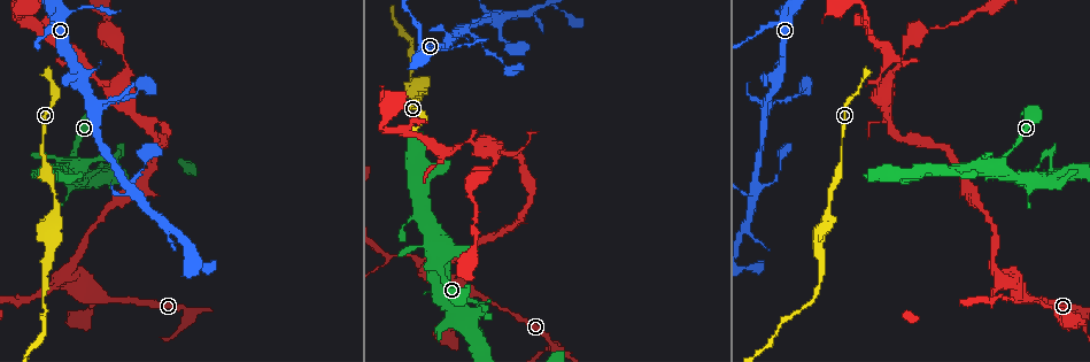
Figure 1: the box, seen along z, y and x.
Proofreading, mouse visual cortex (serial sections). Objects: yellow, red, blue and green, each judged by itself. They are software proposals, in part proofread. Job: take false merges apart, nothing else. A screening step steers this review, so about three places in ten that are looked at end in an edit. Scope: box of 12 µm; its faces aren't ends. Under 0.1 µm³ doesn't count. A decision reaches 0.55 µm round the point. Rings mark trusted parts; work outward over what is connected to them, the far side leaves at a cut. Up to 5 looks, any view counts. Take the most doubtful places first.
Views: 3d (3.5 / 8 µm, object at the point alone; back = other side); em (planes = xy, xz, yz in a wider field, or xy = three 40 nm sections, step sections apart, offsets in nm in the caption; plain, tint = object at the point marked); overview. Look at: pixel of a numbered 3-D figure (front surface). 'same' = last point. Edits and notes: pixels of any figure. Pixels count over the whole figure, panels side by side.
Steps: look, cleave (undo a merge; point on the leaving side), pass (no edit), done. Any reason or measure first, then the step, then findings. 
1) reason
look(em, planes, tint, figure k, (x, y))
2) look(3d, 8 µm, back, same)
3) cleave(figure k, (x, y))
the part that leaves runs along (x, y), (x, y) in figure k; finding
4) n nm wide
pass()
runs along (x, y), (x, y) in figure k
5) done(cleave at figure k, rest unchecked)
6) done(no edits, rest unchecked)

arms part here
look(3d, 3.5 µm, figure 1, (23, 299))

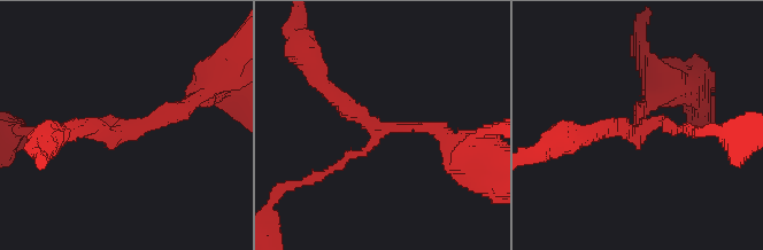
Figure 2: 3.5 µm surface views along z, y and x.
now the EM
look(em, xy, step 5, tint, figure 2, (125, 129))

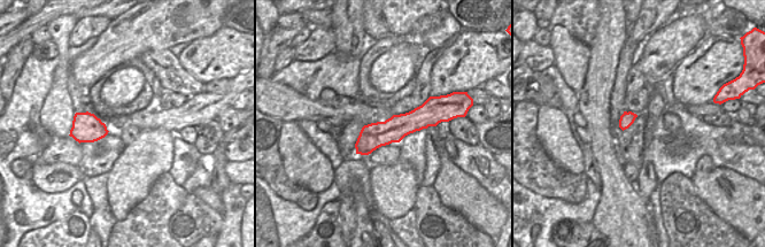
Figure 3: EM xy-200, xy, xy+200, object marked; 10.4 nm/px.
3 arms; arms of 150, 200, 200 nm
pass()
runs along (433, 121), (375, 134), (358, 151) in figure 3; one cell here

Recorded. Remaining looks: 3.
side arm on a straight run
look(3d, 3.5 µm, figure 1, (765, 107))

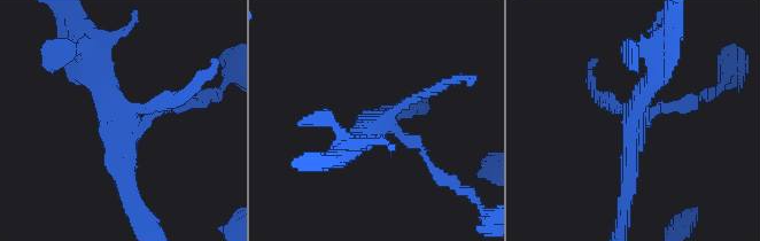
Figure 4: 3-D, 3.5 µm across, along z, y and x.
shape alone is not enough
look(em, xy, step 5, tint, figure 4, (124, 124))

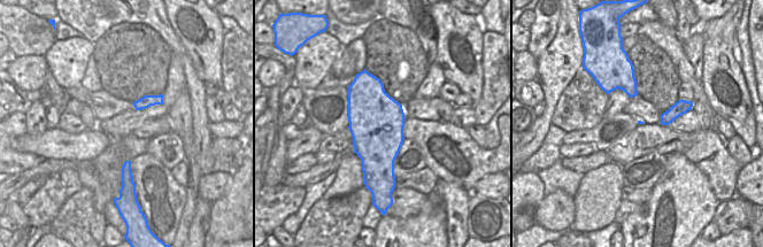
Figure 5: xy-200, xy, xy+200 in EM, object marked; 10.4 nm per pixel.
pass()
runs along (91, 59), (123, 115), (133, 200) in figure 4; continuous, no second cell

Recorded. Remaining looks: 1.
done(no edits, rest unchecked)

